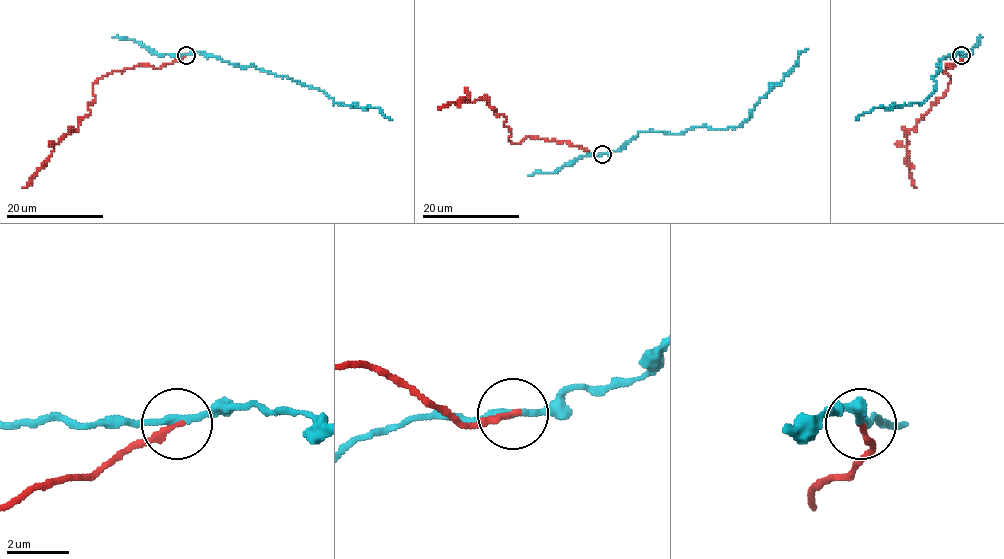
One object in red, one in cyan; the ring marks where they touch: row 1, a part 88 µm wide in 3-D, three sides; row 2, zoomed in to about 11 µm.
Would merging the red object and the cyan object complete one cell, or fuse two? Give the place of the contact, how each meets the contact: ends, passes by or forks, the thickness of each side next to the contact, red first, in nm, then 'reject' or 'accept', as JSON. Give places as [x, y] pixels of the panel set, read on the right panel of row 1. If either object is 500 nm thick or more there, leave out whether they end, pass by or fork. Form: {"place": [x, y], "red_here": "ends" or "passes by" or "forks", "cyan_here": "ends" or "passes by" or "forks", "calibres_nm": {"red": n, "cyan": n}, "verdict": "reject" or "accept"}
{"place": [961, 55], "red_here": "ends", "cyan_here": "passes by", "calibres_nm": {"red": 190, "cyan": 200}, "verdict": "reject"}

